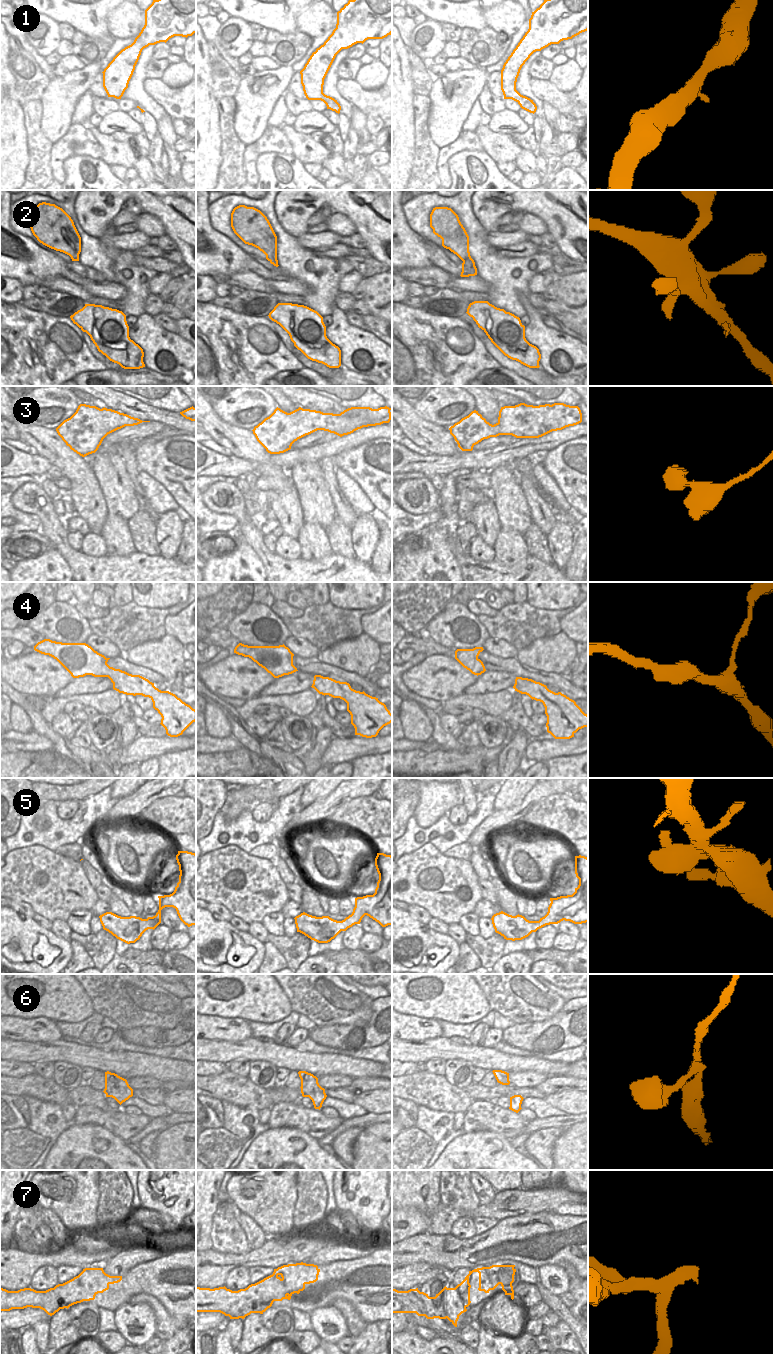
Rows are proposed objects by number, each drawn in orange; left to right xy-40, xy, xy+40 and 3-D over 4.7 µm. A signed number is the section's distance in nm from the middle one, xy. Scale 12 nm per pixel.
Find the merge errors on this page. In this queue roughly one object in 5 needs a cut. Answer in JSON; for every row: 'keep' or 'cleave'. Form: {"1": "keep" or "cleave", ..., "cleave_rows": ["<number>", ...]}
{"1": "keep", "2": "keep", "3": "keep", "4": "keep", "5": "keep", "6": "keep", "7": "cleave", "cleave_rows": ["7"]}

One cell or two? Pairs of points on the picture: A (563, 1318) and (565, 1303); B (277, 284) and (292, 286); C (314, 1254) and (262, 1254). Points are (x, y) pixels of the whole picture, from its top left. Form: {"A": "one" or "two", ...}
{"A": "one", "B": "one", "C": "two"}

